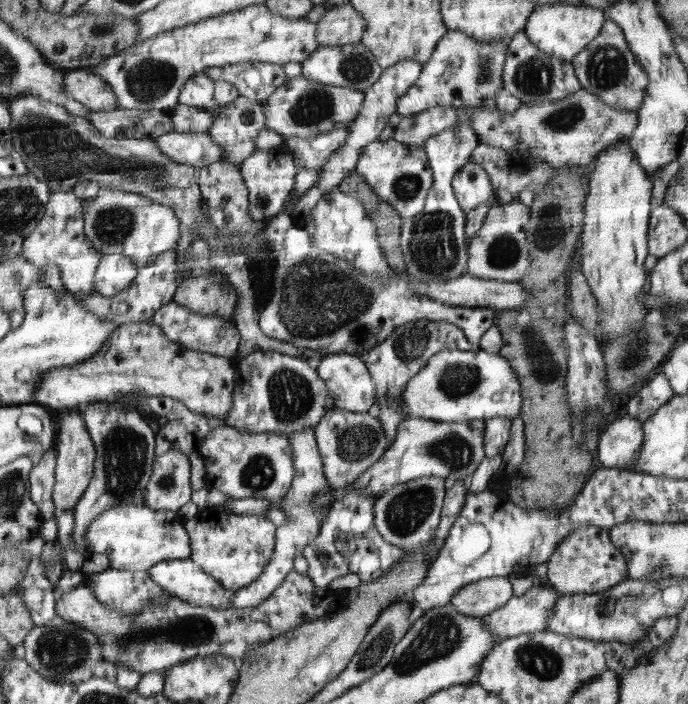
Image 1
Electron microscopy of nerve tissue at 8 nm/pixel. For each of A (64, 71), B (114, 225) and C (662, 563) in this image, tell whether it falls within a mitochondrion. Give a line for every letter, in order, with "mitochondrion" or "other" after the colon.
A: other
B: mitochondrion
C: mitochondrion

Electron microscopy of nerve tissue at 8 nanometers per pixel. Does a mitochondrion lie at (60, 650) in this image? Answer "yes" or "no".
yes

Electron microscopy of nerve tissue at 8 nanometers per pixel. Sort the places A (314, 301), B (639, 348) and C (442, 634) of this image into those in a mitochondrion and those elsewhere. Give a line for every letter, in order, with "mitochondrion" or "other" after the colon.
A: mitochondrion
B: mitochondrion
C: mitochondrion

